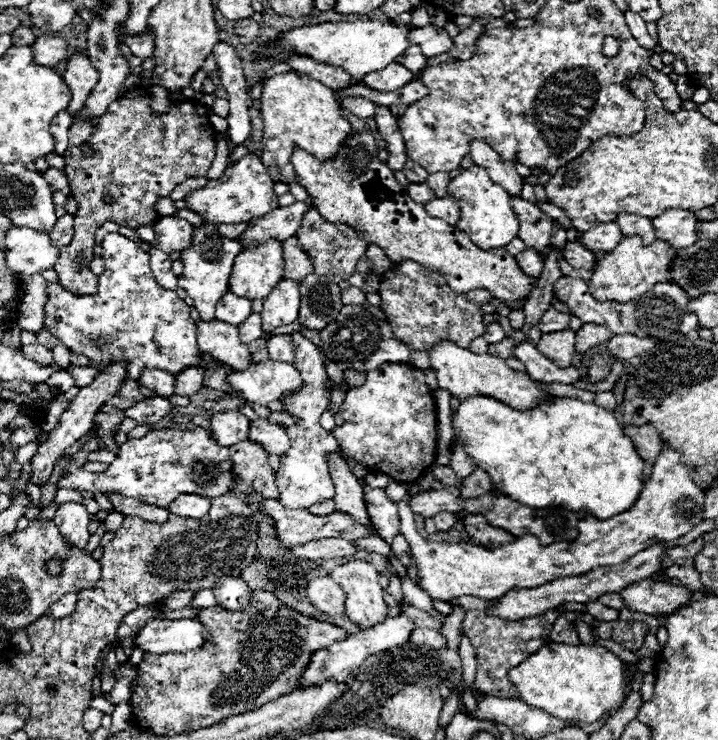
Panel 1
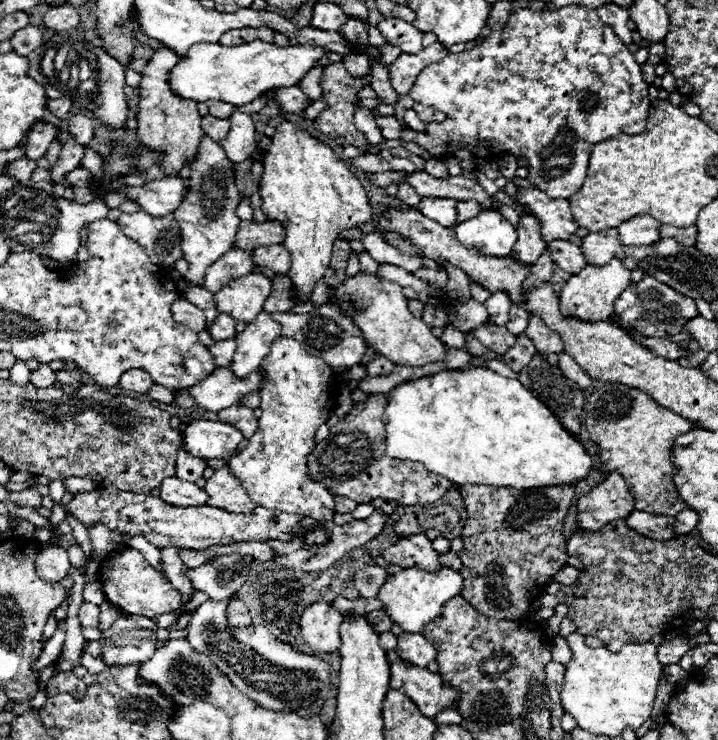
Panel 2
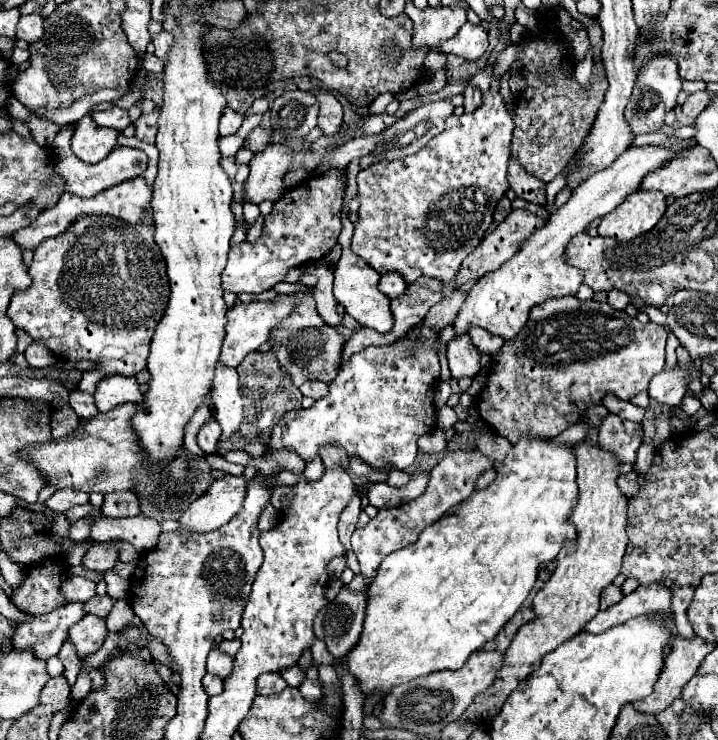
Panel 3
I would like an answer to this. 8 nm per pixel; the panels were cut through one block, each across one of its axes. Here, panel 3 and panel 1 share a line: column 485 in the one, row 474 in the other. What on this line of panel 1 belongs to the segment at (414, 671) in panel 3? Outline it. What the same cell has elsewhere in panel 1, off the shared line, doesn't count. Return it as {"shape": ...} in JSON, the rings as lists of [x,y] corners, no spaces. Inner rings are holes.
{"shape":[[[474,396],[460,402],[458,410],[452,414],[452,424],[454,436],[464,440],[466,452],[474,458],[478,468],[490,474],[494,486],[530,508],[562,506],[576,514],[604,520],[626,512],[642,492],[644,460],[638,456],[632,440],[624,434],[614,414],[596,404],[576,398],[556,398],[532,410],[514,410],[500,400]]]}

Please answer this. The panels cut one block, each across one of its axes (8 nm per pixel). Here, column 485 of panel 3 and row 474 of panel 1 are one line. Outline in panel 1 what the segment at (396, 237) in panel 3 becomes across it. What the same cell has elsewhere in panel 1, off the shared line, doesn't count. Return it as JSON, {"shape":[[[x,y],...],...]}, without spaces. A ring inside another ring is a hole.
{"shape":[[[200,426],[192,428],[164,428],[150,430],[142,438],[126,440],[116,460],[102,474],[92,474],[86,470],[78,470],[68,474],[58,482],[58,488],[68,490],[88,490],[88,492],[118,492],[122,496],[136,498],[144,504],[164,506],[180,496],[182,492],[198,492],[200,496],[218,498],[228,494],[228,490],[236,484],[236,476],[232,472],[230,450],[214,444],[214,438],[208,430]]]}

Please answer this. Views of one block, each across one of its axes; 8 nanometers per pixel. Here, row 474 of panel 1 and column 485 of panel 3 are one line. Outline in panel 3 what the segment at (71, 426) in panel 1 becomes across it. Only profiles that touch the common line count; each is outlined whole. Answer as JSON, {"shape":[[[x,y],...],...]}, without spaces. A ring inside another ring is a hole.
{"shape":[[[466,22],[460,30],[446,42],[438,46],[444,54],[456,54],[466,60],[478,60],[488,48],[488,34],[480,24]]]}

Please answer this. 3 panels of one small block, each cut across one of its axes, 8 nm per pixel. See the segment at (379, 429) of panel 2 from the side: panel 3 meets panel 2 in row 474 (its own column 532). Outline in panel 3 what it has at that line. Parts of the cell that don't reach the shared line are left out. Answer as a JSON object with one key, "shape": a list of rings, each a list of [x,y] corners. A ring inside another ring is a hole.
{"shape":[[[574,296],[552,298],[532,308],[528,324],[522,328],[520,336],[520,356],[512,348],[514,340],[504,342],[504,346],[492,356],[488,384],[480,396],[476,396],[476,406],[480,418],[498,434],[508,438],[512,444],[520,436],[528,438],[554,438],[568,426],[582,420],[582,412],[590,404],[600,404],[604,394],[614,394],[622,400],[634,398],[638,392],[648,390],[648,382],[654,374],[664,368],[664,346],[666,330],[654,322],[642,324],[638,318],[628,318],[624,310],[614,310],[608,302],[586,300],[580,302]]]}

